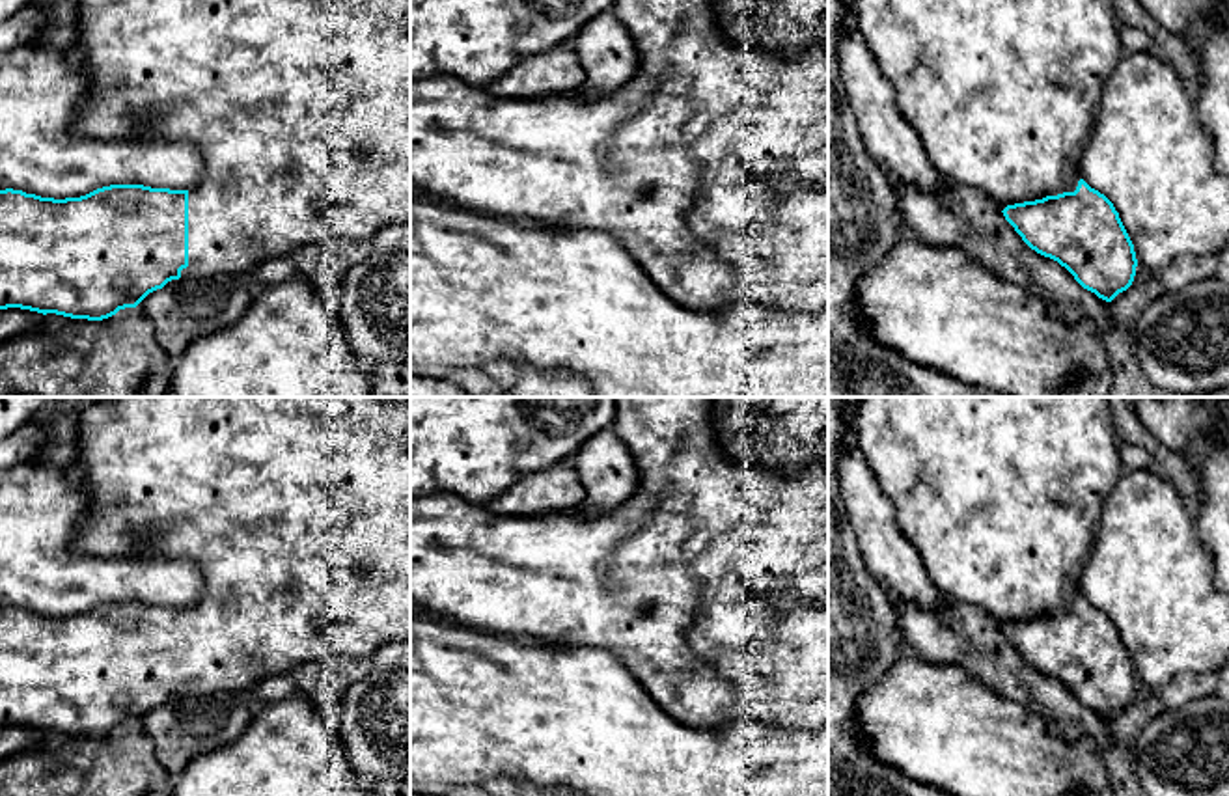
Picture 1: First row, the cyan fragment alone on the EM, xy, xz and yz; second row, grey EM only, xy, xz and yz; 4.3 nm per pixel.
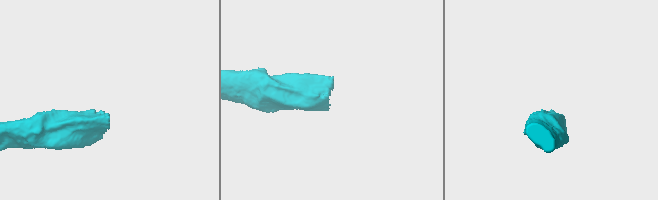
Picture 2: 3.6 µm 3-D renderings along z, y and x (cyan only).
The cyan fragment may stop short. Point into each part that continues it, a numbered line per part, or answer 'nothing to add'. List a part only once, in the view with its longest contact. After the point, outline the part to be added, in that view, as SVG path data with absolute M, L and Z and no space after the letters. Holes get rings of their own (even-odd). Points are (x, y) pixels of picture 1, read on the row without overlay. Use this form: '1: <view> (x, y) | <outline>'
1: xy (295, 509) | M101 397L80 418L80 466L76 472L90 496L90 507L73 539L76 550L97 557L179 557L194 563L203 576L203 593L188 606L188 684L181 688L181 695L250 692L263 679L295 666L321 658L366 660L384 643L410 638L410 397Z

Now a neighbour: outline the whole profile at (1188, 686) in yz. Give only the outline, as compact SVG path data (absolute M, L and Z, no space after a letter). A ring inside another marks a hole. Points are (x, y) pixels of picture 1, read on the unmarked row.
M1181 673L1160 688L1151 688L1166 708L1181 708L1190 701L1216 693L1220 675L1216 673Z

